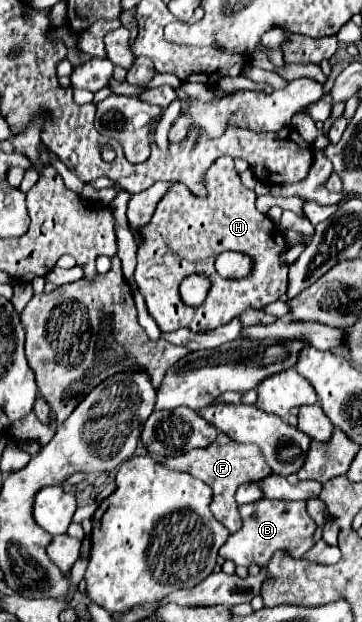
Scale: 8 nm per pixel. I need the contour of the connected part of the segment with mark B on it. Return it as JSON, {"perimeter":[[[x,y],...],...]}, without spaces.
{"perimeter":[[[262,499],[256,503],[248,503],[240,507],[242,529],[232,533],[226,545],[220,547],[220,555],[224,559],[234,561],[236,565],[250,565],[256,561],[260,567],[272,559],[276,551],[288,551],[292,557],[302,557],[314,545],[316,523],[306,511],[306,501],[270,501]]]}

